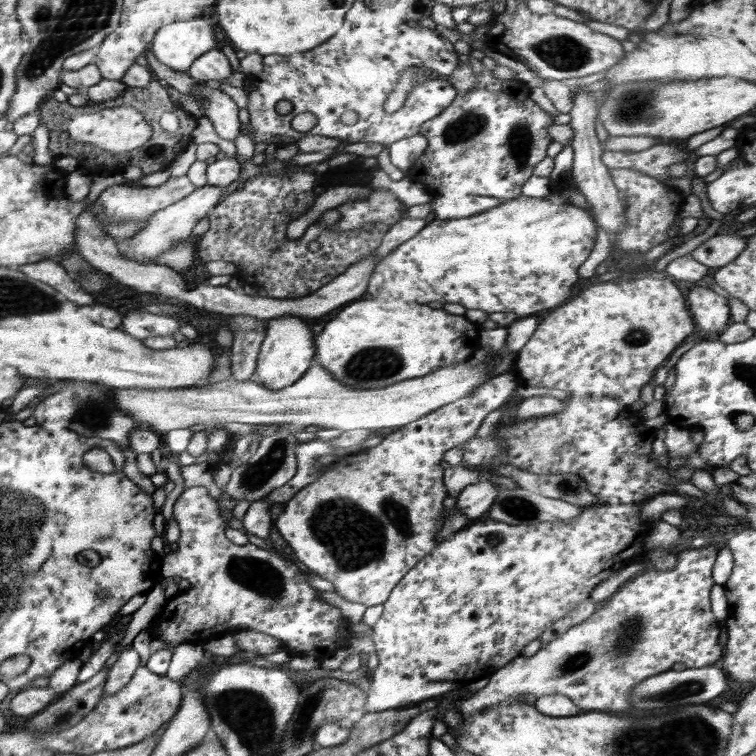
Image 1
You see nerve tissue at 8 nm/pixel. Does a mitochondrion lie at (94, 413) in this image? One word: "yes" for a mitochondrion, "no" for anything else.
yes

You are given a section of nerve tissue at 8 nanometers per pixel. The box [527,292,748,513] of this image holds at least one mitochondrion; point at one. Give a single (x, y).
(639, 335)

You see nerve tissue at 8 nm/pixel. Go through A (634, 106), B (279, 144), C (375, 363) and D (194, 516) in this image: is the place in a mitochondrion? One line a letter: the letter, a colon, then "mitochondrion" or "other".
A: mitochondrion
B: other
C: mitochondrion
D: other

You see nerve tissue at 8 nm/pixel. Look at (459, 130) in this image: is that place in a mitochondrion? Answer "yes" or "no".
yes

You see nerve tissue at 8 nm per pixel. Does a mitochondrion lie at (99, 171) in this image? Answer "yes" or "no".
no

